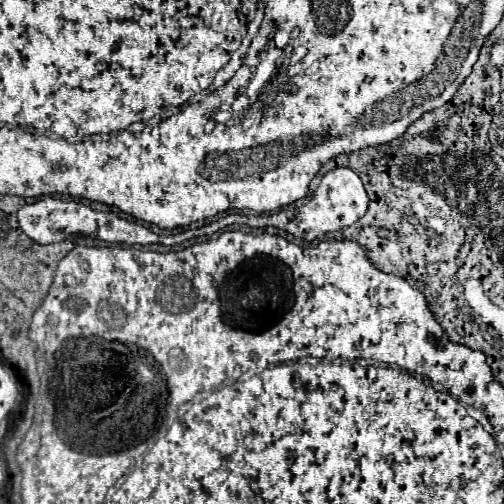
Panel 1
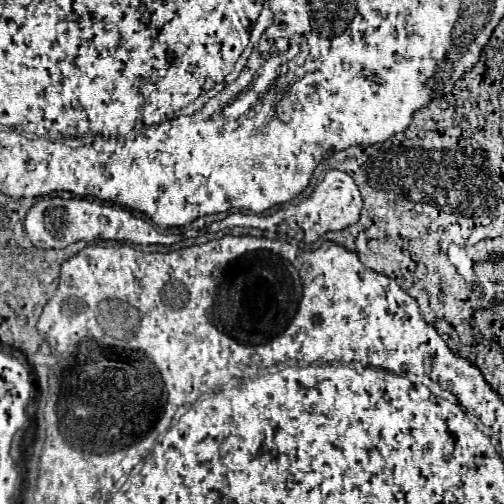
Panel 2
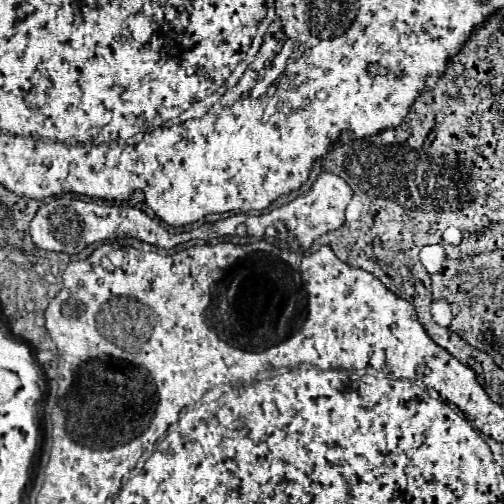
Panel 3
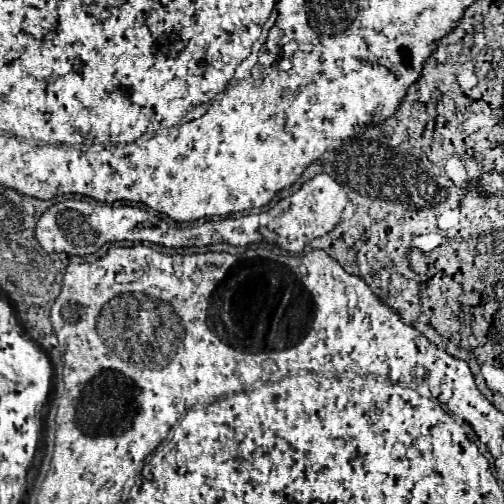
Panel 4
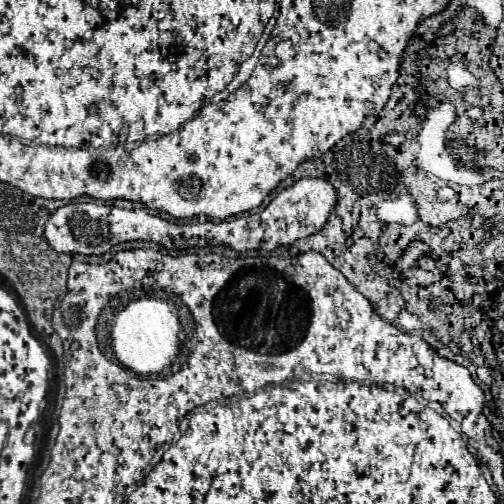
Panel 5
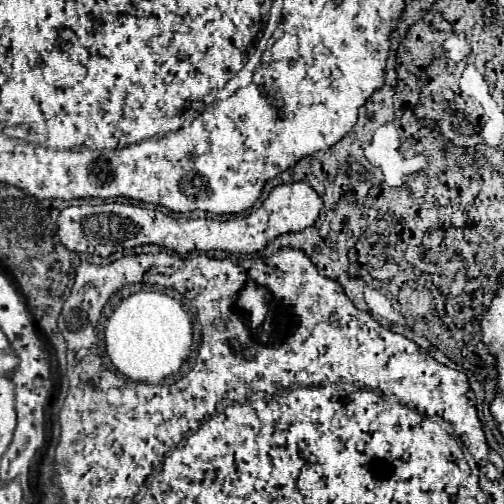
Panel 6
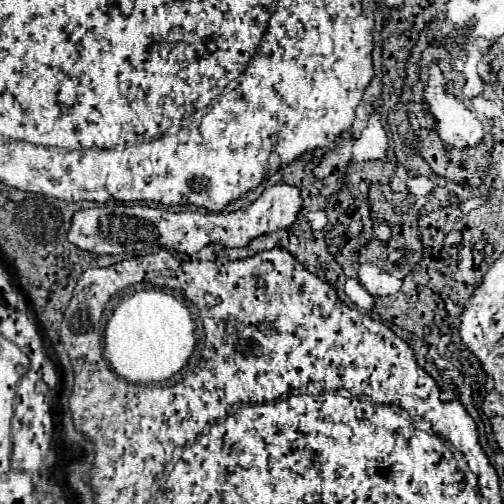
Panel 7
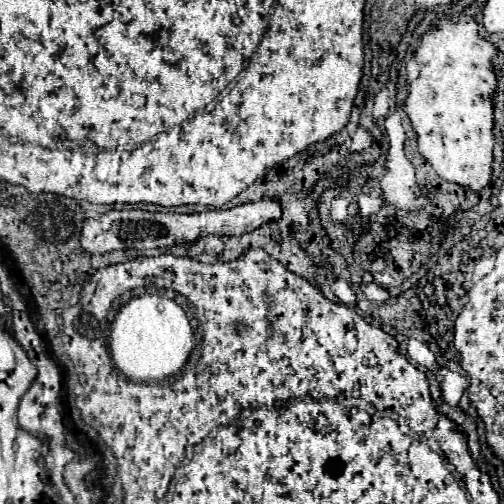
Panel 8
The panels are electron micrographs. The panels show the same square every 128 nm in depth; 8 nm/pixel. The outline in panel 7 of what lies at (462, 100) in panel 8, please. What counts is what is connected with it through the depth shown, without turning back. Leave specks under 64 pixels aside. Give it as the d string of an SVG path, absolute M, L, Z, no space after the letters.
M436 64L430 66L430 84L424 90L424 100L436 116L436 130L440 138L454 146L464 148L482 142L484 128L474 114L448 92L448 82Z

